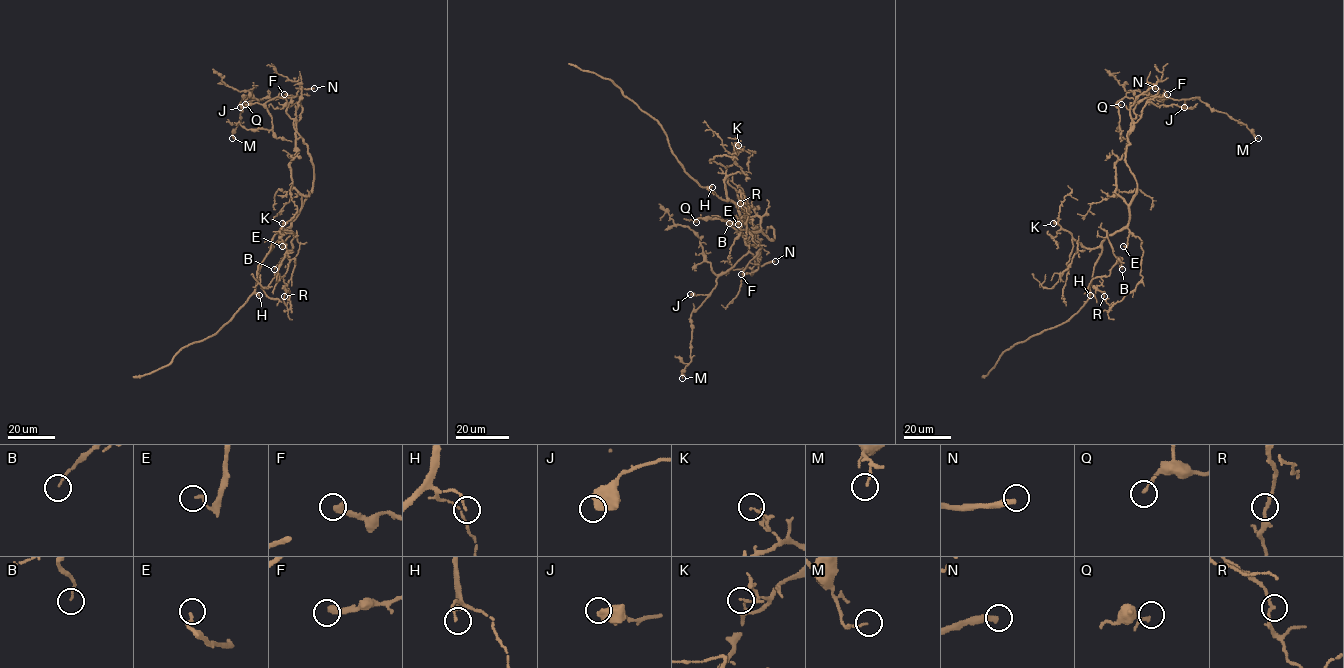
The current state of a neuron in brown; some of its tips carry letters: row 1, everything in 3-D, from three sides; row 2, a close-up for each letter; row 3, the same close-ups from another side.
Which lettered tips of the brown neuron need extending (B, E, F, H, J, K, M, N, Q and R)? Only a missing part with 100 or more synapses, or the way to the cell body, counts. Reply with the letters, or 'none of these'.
N

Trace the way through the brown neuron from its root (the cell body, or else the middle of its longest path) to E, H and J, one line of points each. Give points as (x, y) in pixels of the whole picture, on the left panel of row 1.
E: (296, 218), (282, 246)
H: (296, 218), (260, 267), (255, 291), (259, 295)
J: (296, 218), (302, 201), (289, 165), (295, 153), (294, 120), (286, 112), (291, 98), (263, 98), (240, 107)

